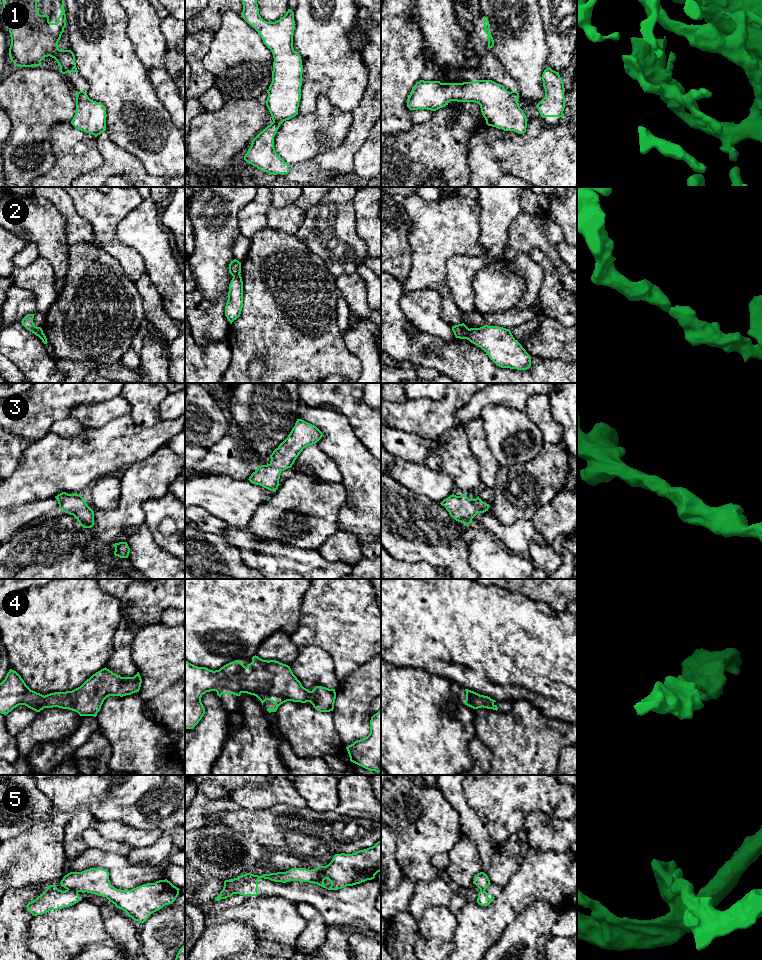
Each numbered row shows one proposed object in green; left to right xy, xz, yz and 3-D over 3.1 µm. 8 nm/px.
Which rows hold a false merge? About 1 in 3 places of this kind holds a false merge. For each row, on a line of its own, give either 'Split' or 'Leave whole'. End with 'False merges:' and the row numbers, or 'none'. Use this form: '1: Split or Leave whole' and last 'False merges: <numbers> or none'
1: Split
2: Split
3: Leave whole
4: Leave whole
5: Split
False merges: 1, 2, 5

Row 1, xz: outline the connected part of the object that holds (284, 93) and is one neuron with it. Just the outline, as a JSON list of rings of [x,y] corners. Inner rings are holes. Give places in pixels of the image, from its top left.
[[[241,0],[243,4],[242,17],[261,36],[264,44],[271,50],[274,58],[272,82],[267,90],[266,106],[273,122],[282,124],[298,115],[301,99],[303,65],[301,56],[293,48],[295,30],[294,12],[288,9],[286,14],[275,22],[265,21],[259,14],[257,0]]]

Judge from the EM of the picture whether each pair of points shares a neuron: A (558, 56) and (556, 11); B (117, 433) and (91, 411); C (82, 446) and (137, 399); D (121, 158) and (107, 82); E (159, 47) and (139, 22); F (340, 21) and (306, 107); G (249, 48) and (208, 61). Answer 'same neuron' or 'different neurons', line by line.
A: same neuron
B: different neurons
C: different neurons
D: different neurons
E: same neuron
F: same neuron
G: same neuron

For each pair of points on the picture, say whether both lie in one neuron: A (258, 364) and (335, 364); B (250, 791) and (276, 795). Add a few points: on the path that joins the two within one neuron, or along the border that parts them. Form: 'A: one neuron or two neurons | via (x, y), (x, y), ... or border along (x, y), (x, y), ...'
A: two neurons | border along (266, 361), (260, 356), (254, 358), (247, 372)
B: one neuron | via (256, 795), (270, 795)

